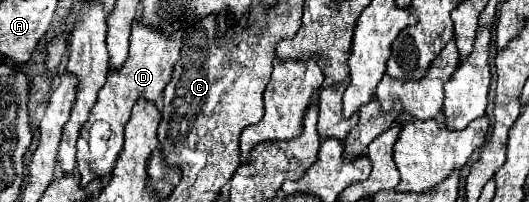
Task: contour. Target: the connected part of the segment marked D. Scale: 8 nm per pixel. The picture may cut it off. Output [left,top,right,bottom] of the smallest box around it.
[78,20,180,186]

